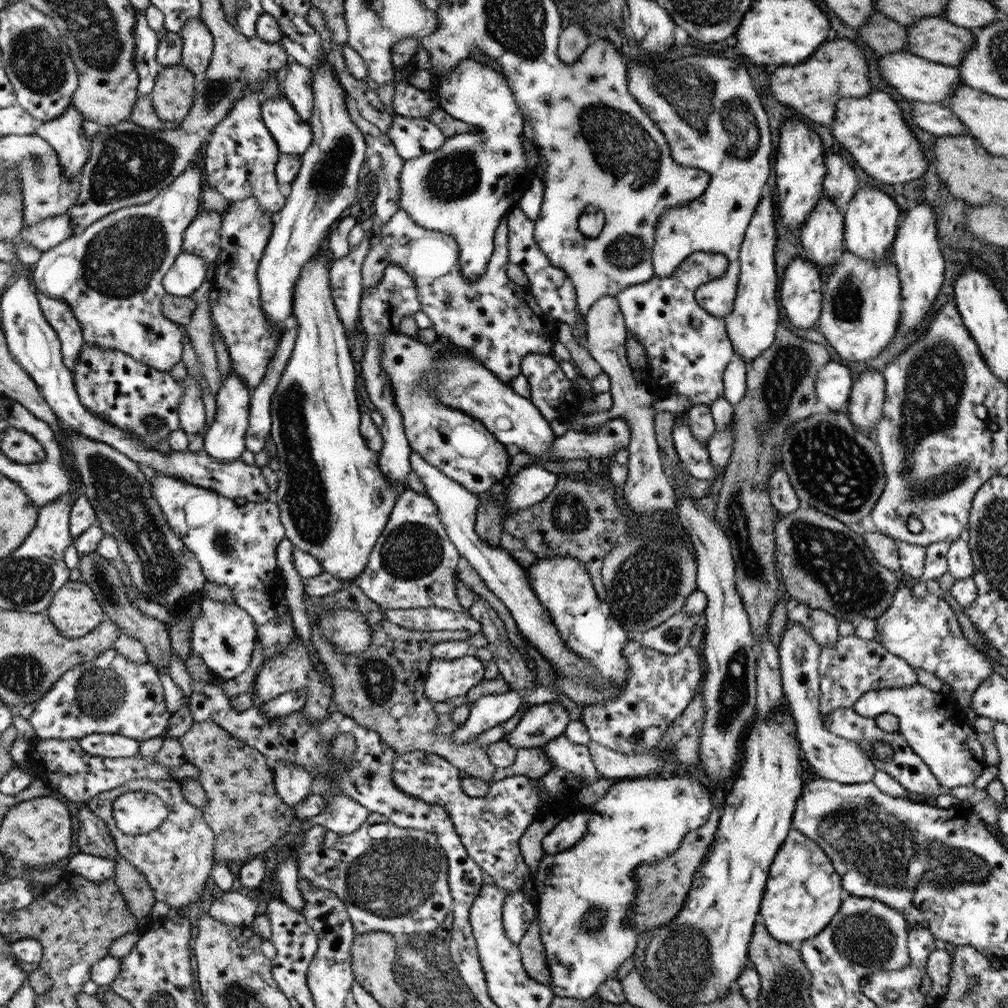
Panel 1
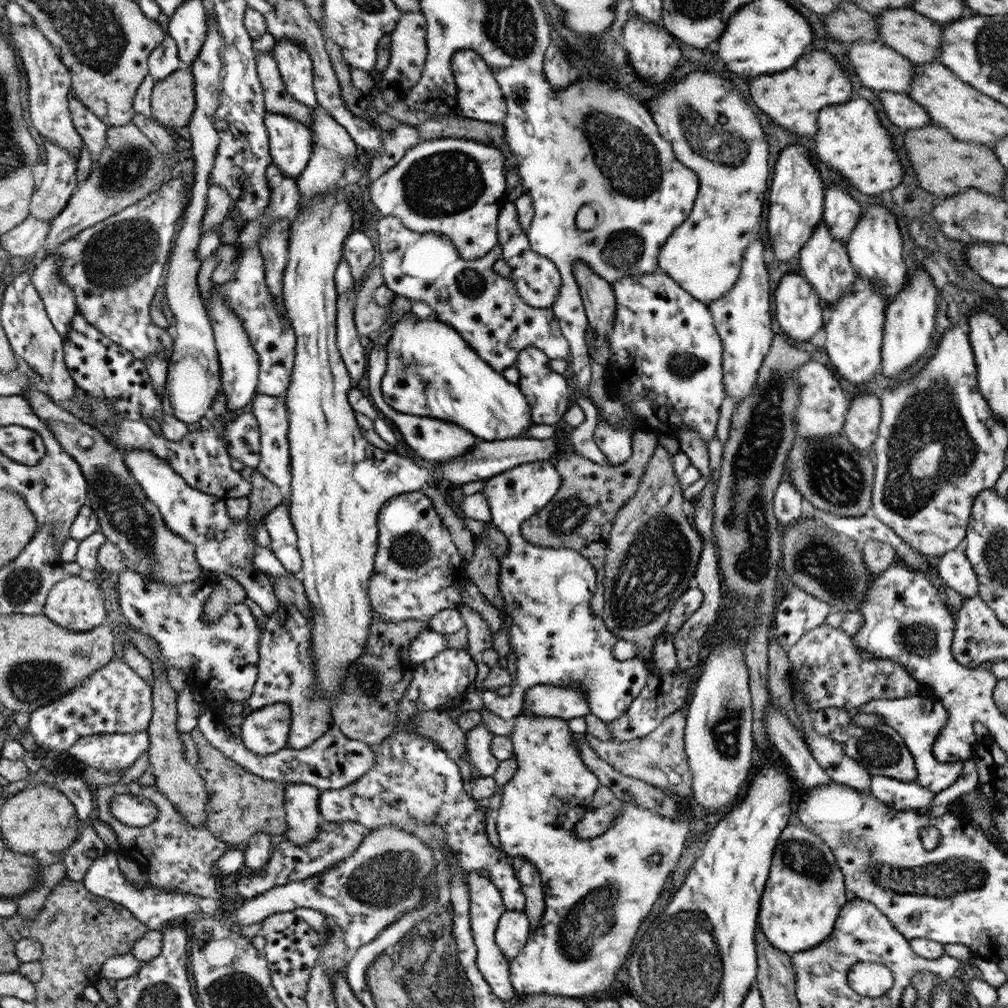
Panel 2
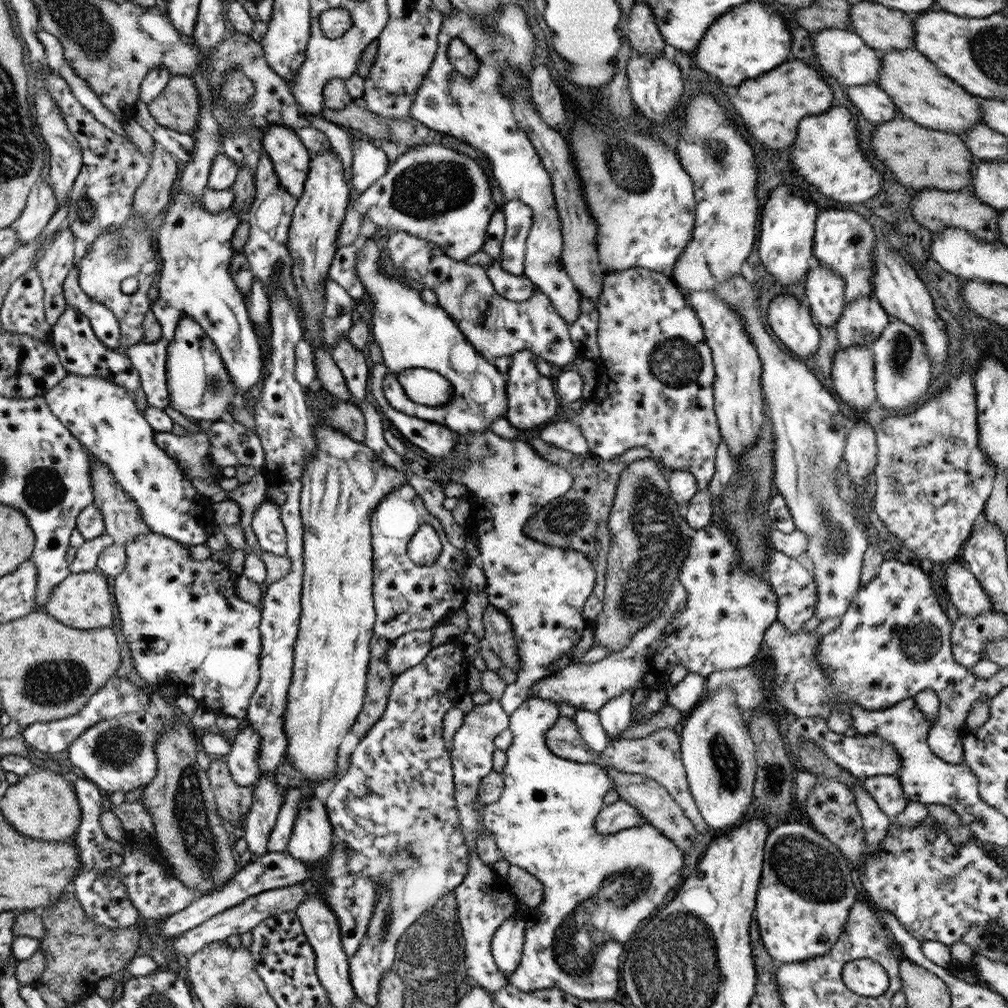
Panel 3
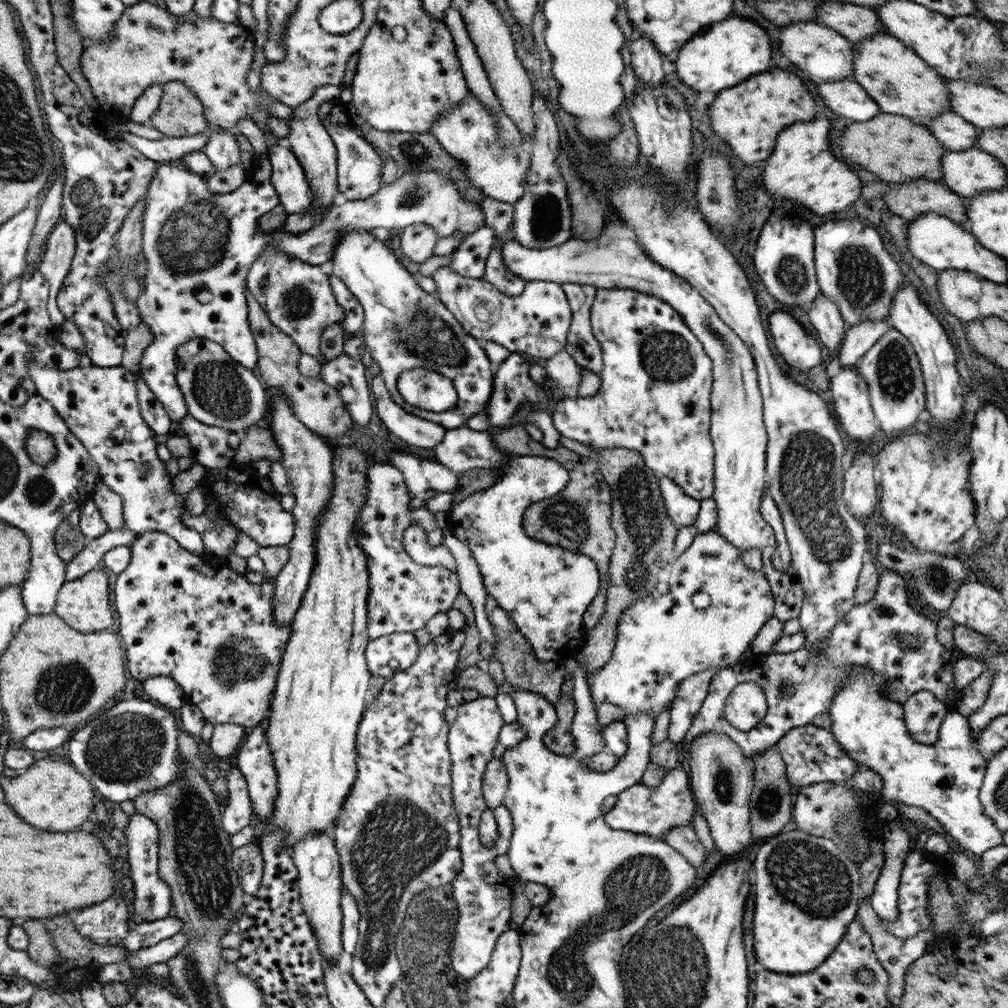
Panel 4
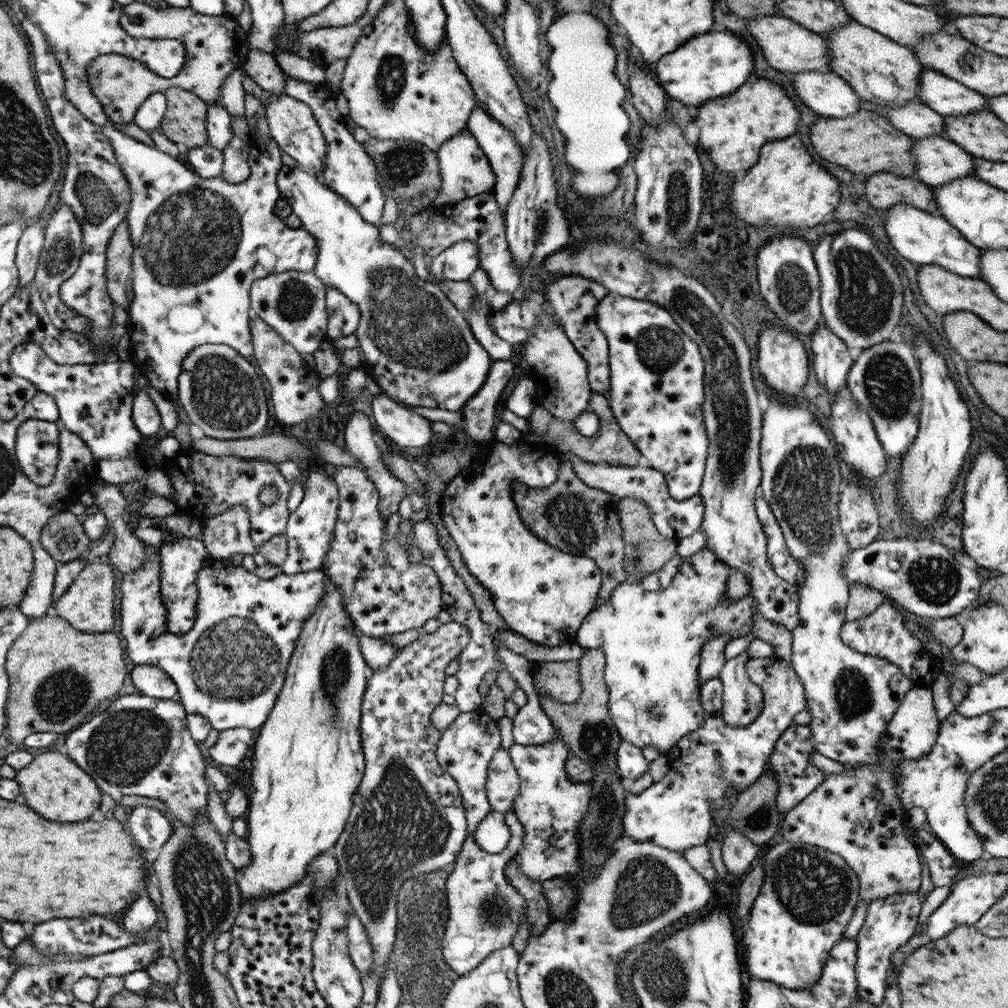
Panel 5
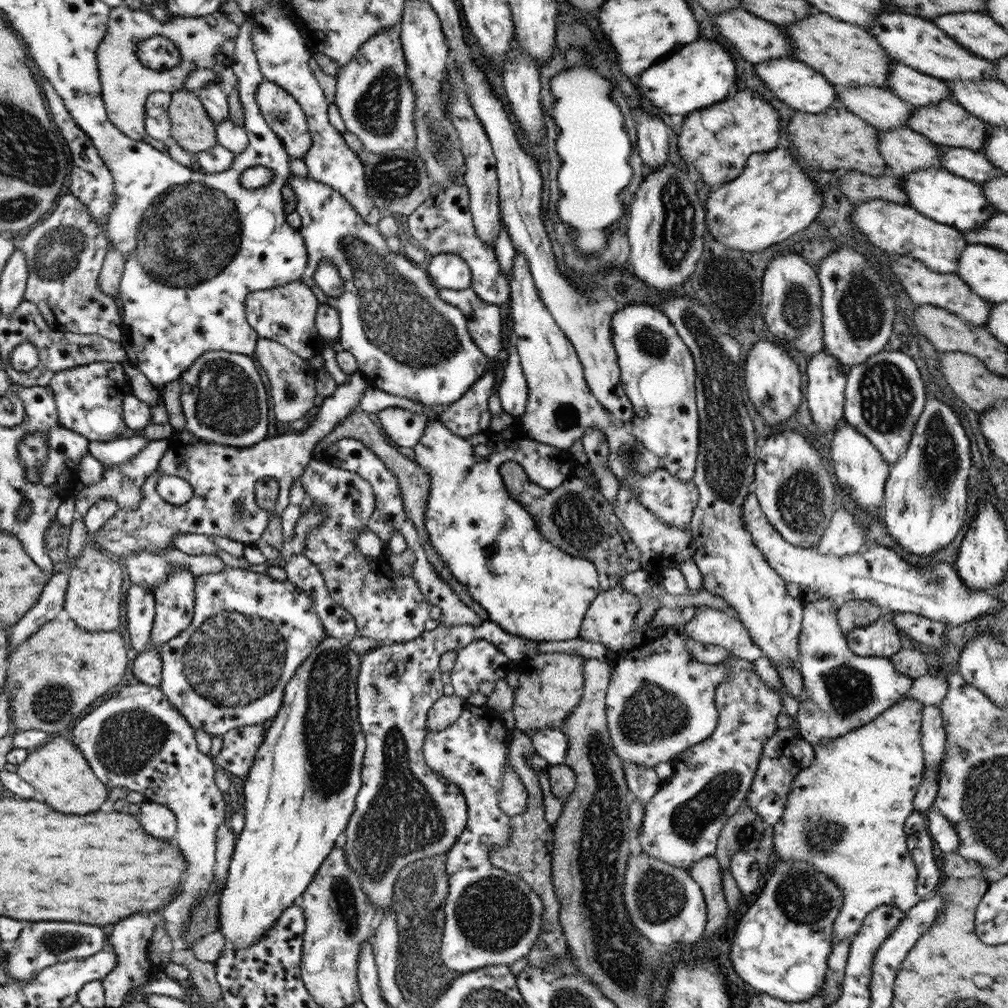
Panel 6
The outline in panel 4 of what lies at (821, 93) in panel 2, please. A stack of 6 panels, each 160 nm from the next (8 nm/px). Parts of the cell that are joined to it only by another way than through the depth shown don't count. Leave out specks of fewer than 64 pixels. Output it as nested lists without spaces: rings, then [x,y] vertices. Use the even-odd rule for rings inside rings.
[[[769,69],[755,74],[732,88],[721,90],[709,105],[714,134],[745,164],[766,161],[774,152],[778,135],[791,124],[812,121],[819,116],[816,102],[804,82],[796,74],[784,69]]]

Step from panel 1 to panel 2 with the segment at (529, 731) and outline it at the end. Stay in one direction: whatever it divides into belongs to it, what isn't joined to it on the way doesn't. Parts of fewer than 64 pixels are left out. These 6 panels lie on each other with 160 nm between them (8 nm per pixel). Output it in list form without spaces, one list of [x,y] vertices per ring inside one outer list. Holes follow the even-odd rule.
[[[538,684],[526,691],[522,713],[526,716],[553,716],[568,721],[589,714],[589,706],[579,684]]]

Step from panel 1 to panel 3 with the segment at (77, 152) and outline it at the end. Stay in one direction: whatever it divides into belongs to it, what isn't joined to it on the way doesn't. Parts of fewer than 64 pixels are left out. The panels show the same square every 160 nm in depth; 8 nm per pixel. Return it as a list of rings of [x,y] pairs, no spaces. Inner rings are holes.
[[[49,178],[40,183],[37,189],[34,189],[28,196],[28,204],[25,205],[25,210],[21,214],[21,217],[13,224],[12,228],[17,232],[18,244],[16,248],[20,248],[20,245],[26,244],[28,241],[38,238],[39,234],[46,228],[46,224],[55,212],[59,208],[57,203],[57,196],[53,191],[53,186],[49,181]]]

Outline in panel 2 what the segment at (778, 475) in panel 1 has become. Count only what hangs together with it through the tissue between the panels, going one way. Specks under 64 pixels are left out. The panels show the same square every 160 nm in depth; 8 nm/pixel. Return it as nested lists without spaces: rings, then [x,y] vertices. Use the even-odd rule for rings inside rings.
[[[787,479],[783,480],[773,496],[773,510],[782,527],[792,526],[802,516],[803,496]]]

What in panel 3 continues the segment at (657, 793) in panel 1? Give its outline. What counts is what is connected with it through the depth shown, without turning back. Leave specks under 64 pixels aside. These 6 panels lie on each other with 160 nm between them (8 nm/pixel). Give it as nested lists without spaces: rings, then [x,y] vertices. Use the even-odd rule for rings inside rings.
[[[541,698],[526,699],[511,715],[509,715],[509,729],[512,733],[510,748],[505,752],[507,756],[506,767],[503,768],[501,775],[504,781],[504,790],[500,798],[492,804],[483,806],[482,824],[494,836],[497,847],[502,851],[504,859],[511,865],[519,866],[521,869],[532,873],[544,888],[543,899],[540,905],[531,910],[531,917],[528,927],[525,929],[525,942],[522,960],[518,964],[514,974],[510,974],[509,984],[518,988],[524,994],[536,992],[536,990],[559,989],[575,998],[590,1001],[619,1001],[619,993],[622,989],[622,982],[619,979],[620,956],[624,952],[624,944],[629,937],[637,930],[644,918],[654,914],[659,907],[663,906],[664,897],[670,889],[674,887],[679,878],[682,878],[682,868],[684,868],[684,857],[681,848],[676,846],[670,837],[662,834],[651,822],[644,821],[640,826],[633,826],[626,830],[620,830],[614,834],[600,834],[595,829],[595,820],[600,809],[605,805],[603,798],[608,790],[613,788],[612,779],[607,772],[594,763],[578,763],[569,761],[554,754],[546,742],[546,733],[556,724],[561,717],[559,705],[542,700]]]

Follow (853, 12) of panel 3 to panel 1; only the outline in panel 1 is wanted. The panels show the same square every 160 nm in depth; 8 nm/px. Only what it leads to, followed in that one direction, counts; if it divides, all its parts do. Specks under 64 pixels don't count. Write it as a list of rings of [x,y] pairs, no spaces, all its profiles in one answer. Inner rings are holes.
[[[925,16],[906,27],[906,50],[941,65],[960,66],[974,47],[974,33],[943,17]]]

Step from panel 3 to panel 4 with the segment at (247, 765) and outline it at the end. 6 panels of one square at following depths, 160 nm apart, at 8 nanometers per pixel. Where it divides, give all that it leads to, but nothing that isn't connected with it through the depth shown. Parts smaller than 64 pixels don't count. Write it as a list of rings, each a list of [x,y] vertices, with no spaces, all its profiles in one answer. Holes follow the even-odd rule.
[[[234,764],[227,776],[227,787],[229,796],[225,801],[226,814],[222,815],[222,822],[225,822],[225,829],[230,834],[236,834],[252,822],[253,806],[245,776]]]

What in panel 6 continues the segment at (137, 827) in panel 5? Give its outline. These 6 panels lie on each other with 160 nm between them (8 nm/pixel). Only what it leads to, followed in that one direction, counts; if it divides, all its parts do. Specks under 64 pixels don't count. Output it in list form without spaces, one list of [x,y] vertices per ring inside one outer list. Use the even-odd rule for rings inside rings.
[[[146,800],[140,805],[138,820],[142,822],[142,828],[154,838],[172,840],[176,834],[177,817],[168,806]]]

